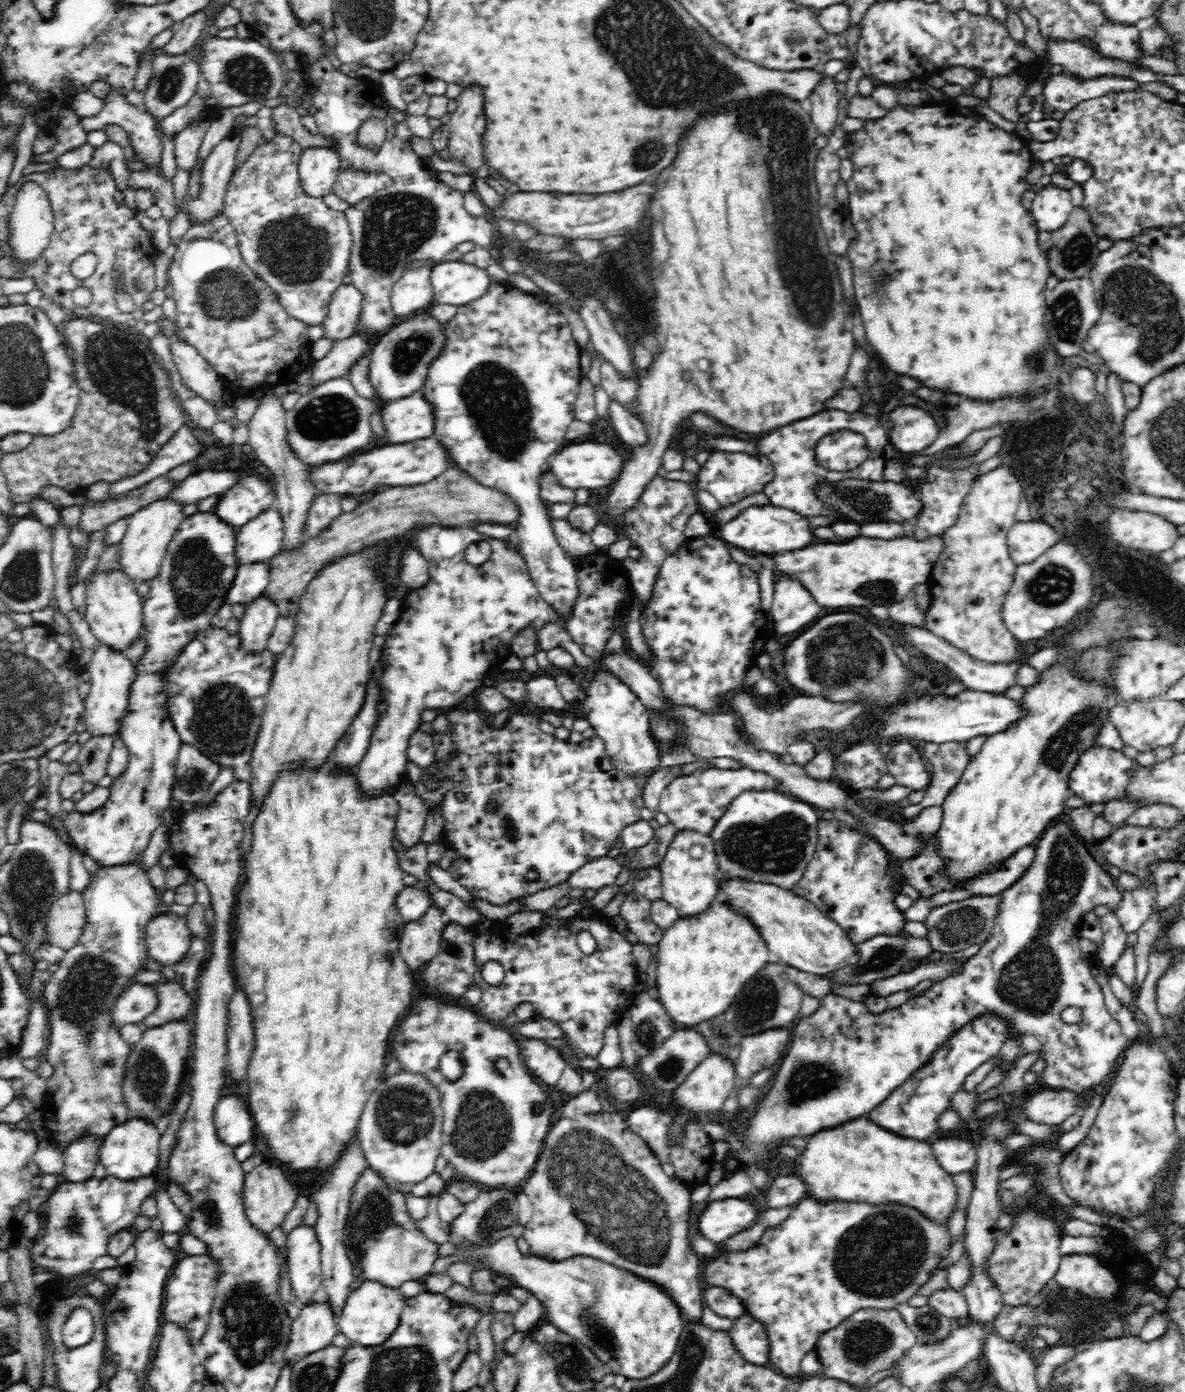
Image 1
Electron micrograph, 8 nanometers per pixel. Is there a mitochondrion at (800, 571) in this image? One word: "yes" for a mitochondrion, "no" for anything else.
no

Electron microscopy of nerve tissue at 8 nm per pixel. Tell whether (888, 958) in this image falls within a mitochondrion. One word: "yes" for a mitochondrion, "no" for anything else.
yes

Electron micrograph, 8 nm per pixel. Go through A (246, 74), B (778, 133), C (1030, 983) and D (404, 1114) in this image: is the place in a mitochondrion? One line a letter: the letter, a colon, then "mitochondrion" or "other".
A: mitochondrion
B: mitochondrion
C: mitochondrion
D: mitochondrion

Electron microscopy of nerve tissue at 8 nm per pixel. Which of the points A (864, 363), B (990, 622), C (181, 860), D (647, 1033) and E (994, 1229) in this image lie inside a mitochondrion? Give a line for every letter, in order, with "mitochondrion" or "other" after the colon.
A: other
B: mitochondrion
C: other
D: mitochondrion
E: other

